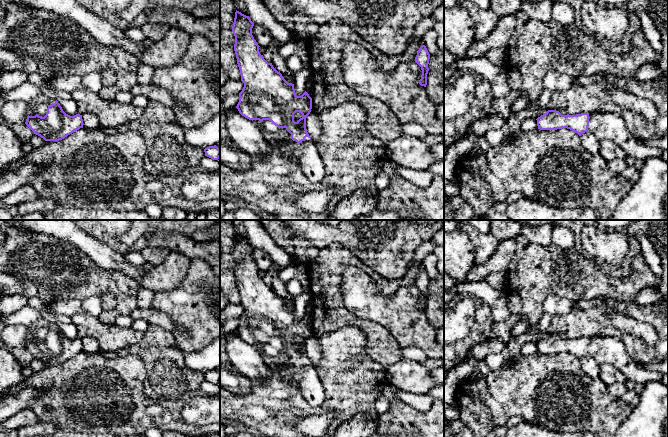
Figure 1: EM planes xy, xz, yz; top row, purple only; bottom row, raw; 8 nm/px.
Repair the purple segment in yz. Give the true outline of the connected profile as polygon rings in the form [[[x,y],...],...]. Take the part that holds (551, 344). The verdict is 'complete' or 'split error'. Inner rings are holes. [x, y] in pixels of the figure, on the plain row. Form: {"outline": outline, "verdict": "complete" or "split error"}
{"outline": [[[548,334],[536,344],[540,354],[567,352],[579,360],[589,355],[596,359],[600,365],[612,365],[621,371],[627,380],[641,385],[656,381],[668,387],[668,376],[655,370],[649,370],[633,359],[621,338],[595,336],[562,339],[559,335]]], "verdict": "split error"}

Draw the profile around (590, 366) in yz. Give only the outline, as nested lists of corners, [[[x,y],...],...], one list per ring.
[[[585,356],[580,359],[582,371],[589,377],[596,379],[600,374],[600,364],[592,356]]]

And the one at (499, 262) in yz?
[[[514,238],[499,242],[494,254],[484,264],[473,265],[465,278],[465,282],[481,282],[485,281],[487,276],[492,273],[507,272],[515,251]]]

